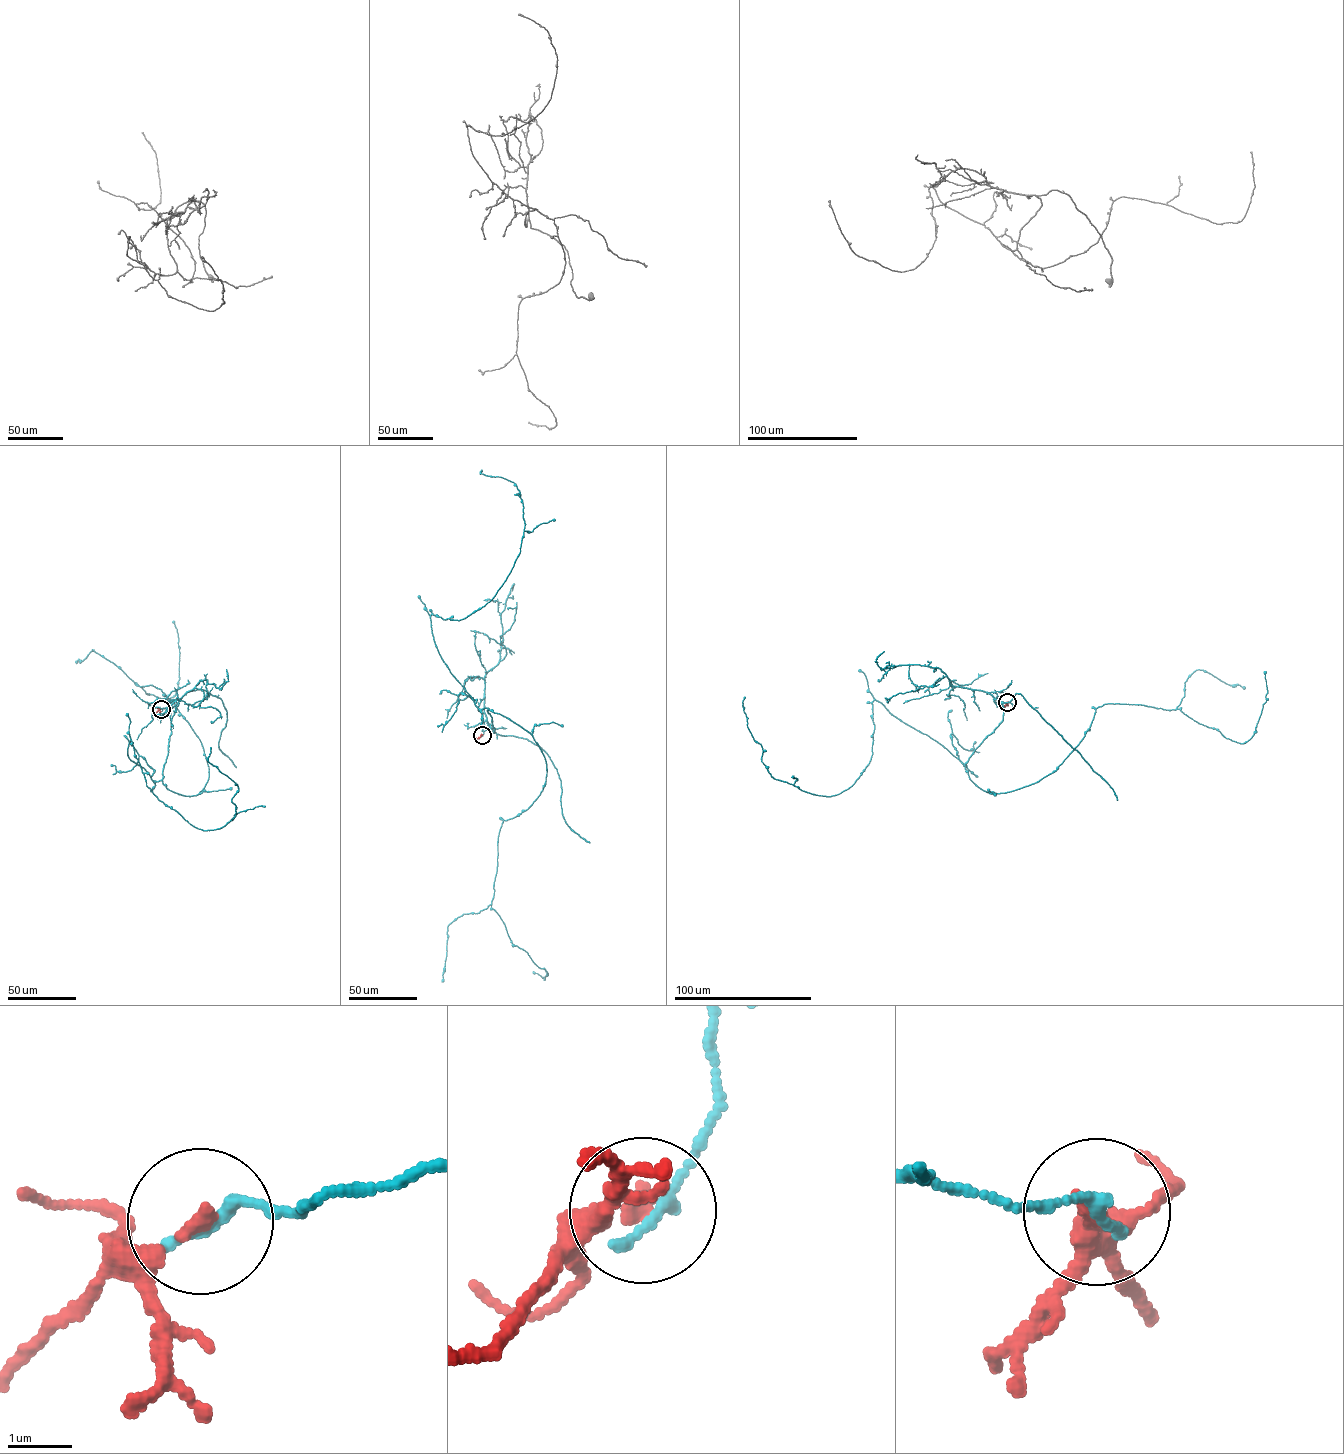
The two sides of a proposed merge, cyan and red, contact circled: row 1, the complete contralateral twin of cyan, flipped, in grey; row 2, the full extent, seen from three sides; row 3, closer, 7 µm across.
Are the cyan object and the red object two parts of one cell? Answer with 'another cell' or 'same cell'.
another cell

